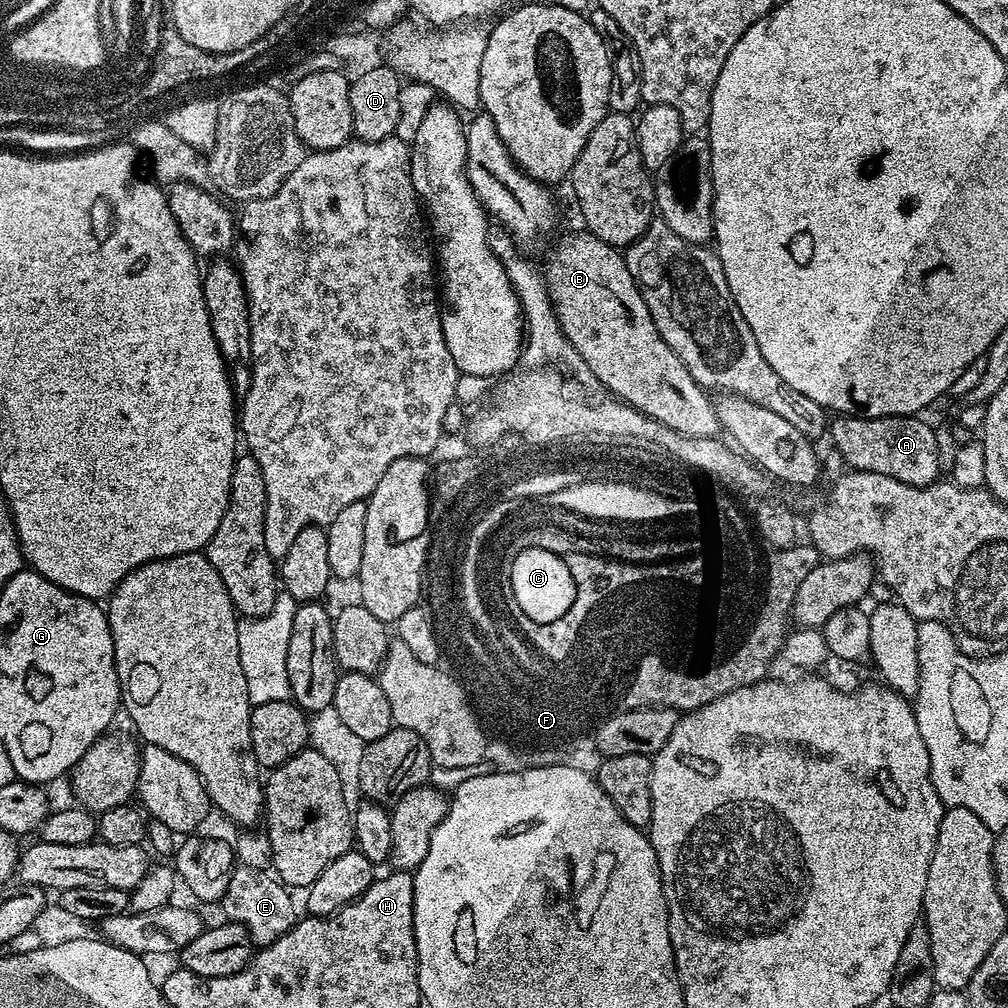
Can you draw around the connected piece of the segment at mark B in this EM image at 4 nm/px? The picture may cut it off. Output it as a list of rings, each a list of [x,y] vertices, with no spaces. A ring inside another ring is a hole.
[[[579,231],[557,242],[556,253],[549,258],[548,265],[543,265],[542,275],[564,337],[571,342],[574,350],[578,350],[582,362],[586,362],[592,371],[593,381],[609,388],[615,399],[629,404],[643,416],[649,416],[670,430],[681,432],[684,436],[715,437],[721,426],[713,397],[697,384],[690,370],[682,366],[682,358],[678,358],[678,354],[666,346],[662,334],[658,334],[654,318],[650,318],[650,310],[626,266],[623,251],[611,248],[587,231]]]

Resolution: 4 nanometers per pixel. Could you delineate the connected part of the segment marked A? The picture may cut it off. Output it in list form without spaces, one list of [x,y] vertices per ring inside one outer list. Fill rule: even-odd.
[[[845,416],[833,419],[830,436],[836,439],[836,448],[849,469],[857,472],[886,474],[906,482],[910,486],[925,488],[941,479],[942,463],[938,444],[935,442],[936,429],[932,424],[914,416],[883,416],[868,420],[864,416]]]

